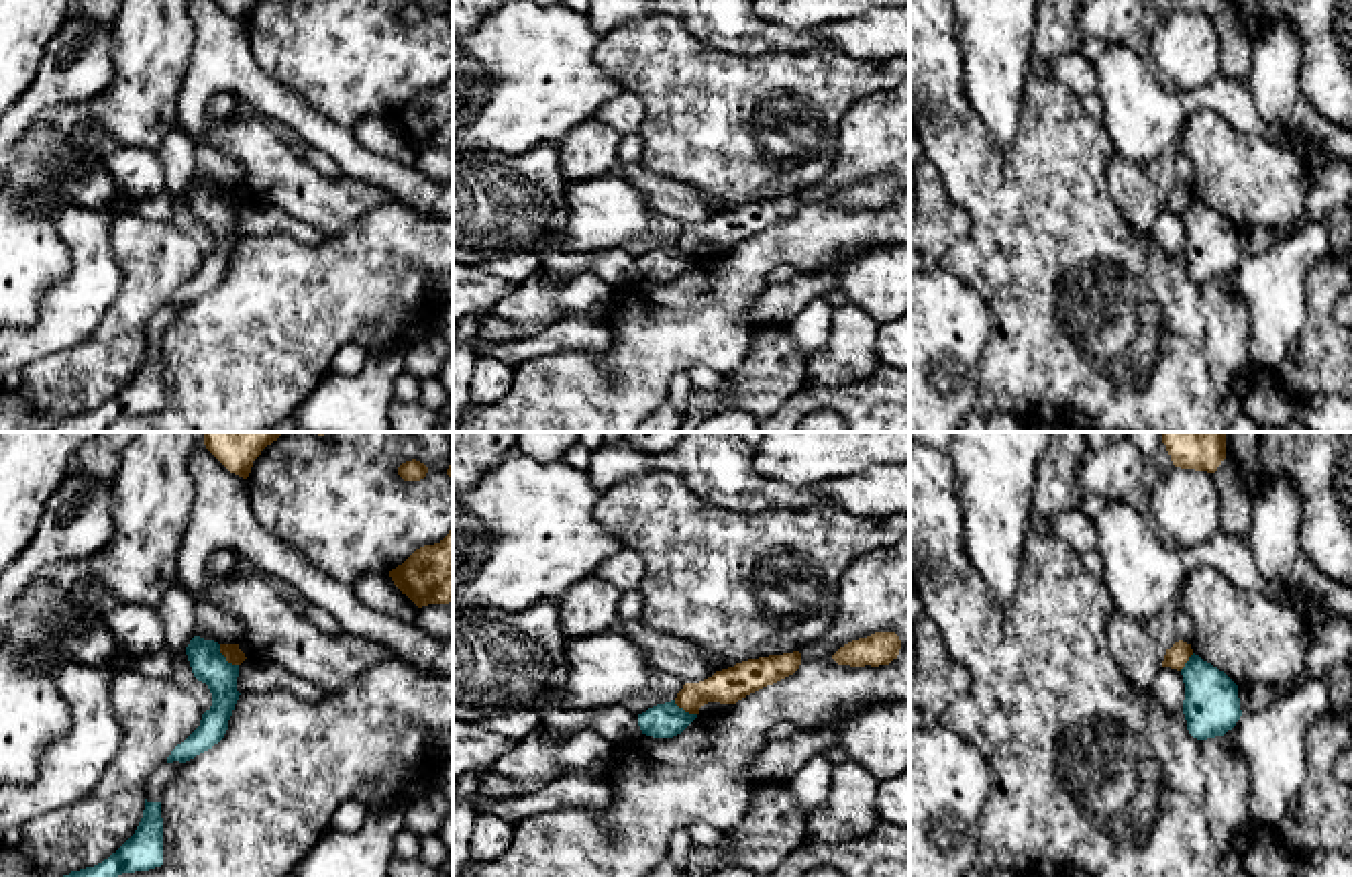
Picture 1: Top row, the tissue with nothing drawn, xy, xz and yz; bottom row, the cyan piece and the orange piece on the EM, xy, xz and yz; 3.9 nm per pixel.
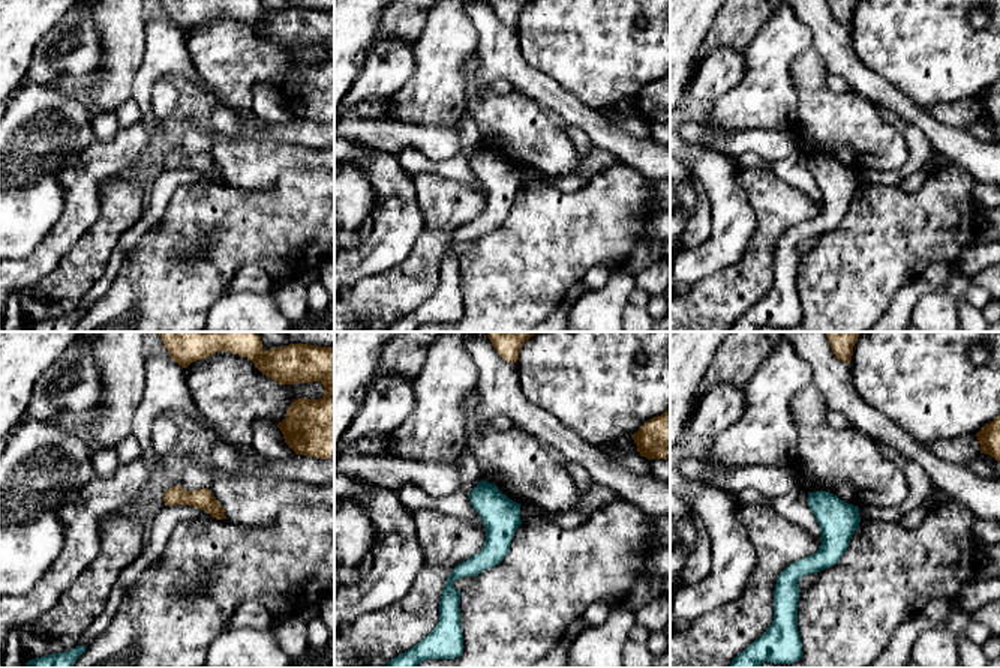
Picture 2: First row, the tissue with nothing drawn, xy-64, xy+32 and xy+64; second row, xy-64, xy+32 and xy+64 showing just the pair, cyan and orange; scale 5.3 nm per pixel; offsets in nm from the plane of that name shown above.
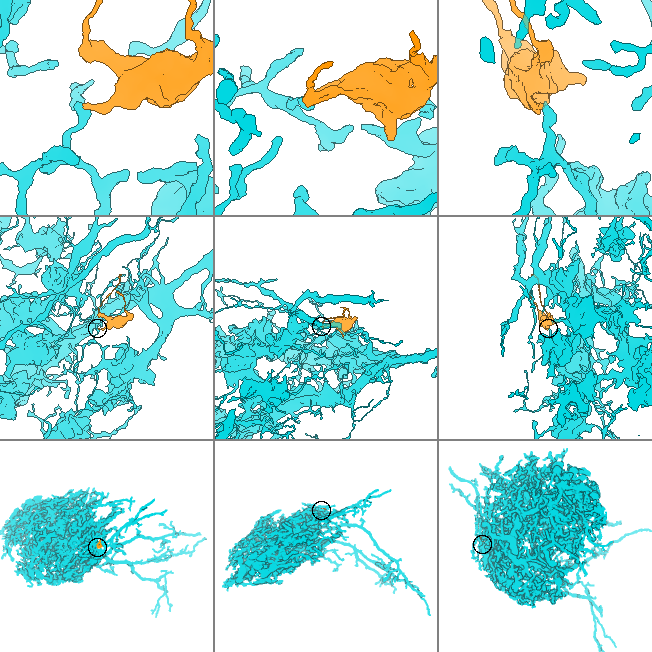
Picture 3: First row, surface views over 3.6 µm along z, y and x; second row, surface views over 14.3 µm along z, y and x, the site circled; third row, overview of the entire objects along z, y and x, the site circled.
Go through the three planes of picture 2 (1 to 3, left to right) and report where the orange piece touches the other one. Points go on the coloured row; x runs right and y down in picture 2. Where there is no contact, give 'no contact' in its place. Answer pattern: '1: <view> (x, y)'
1: no contact
2: no contact
3: no contact

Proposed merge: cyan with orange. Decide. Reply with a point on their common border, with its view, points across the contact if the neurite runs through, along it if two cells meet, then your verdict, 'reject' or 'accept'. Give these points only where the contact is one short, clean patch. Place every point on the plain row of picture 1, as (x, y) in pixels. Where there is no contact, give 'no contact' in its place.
contact xy (225, 200); border xy (219, 188), (219, 194), (237, 209); reject

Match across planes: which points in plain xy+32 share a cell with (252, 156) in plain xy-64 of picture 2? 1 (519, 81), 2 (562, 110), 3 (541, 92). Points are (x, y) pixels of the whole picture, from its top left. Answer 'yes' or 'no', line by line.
1: no
2: no
3: no

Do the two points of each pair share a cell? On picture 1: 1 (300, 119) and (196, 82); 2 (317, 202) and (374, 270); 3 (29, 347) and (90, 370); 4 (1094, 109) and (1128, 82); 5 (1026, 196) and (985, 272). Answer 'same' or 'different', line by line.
1: same
2: different
3: different
4: different
5: same

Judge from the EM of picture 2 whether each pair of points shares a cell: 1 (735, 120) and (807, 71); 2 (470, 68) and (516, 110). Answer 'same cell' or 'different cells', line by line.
1: different cells
2: same cell

